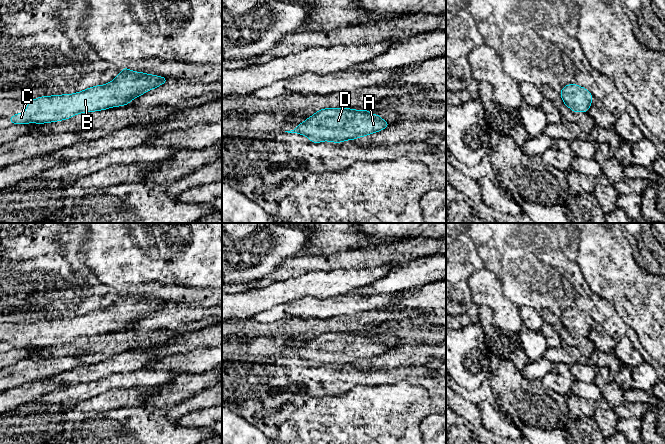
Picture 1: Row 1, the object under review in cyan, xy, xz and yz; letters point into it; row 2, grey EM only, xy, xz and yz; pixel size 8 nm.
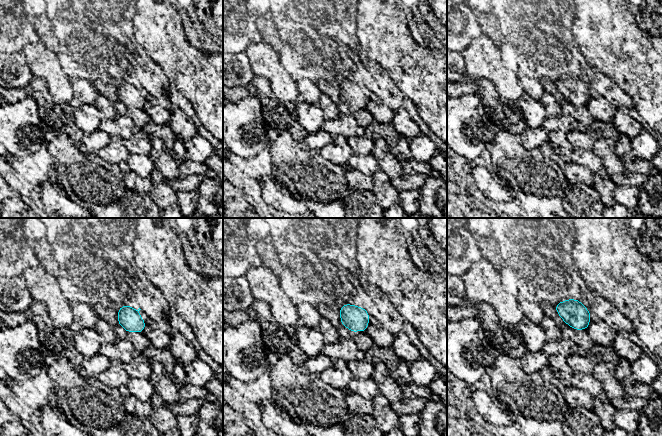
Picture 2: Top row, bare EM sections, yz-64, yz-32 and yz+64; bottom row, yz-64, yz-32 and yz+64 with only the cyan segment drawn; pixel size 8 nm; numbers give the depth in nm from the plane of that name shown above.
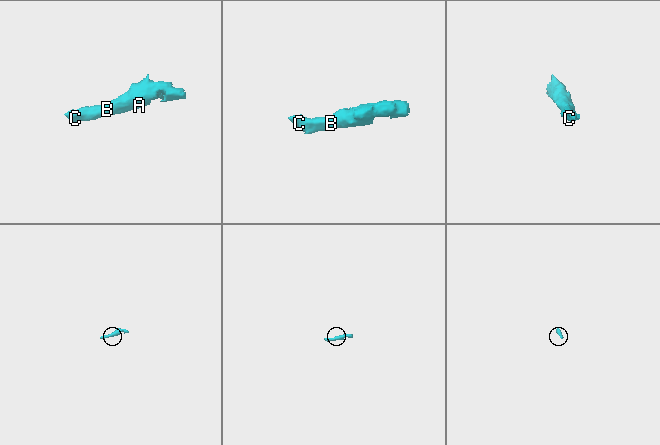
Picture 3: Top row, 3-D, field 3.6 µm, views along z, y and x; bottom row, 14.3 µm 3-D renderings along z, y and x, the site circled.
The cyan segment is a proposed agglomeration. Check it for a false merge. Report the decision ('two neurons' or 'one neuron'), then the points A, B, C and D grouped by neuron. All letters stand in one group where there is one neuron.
one neuron | A B C D

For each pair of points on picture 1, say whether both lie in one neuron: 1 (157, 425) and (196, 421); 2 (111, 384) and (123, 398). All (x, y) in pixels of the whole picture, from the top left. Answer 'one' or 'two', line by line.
1: two
2: two

